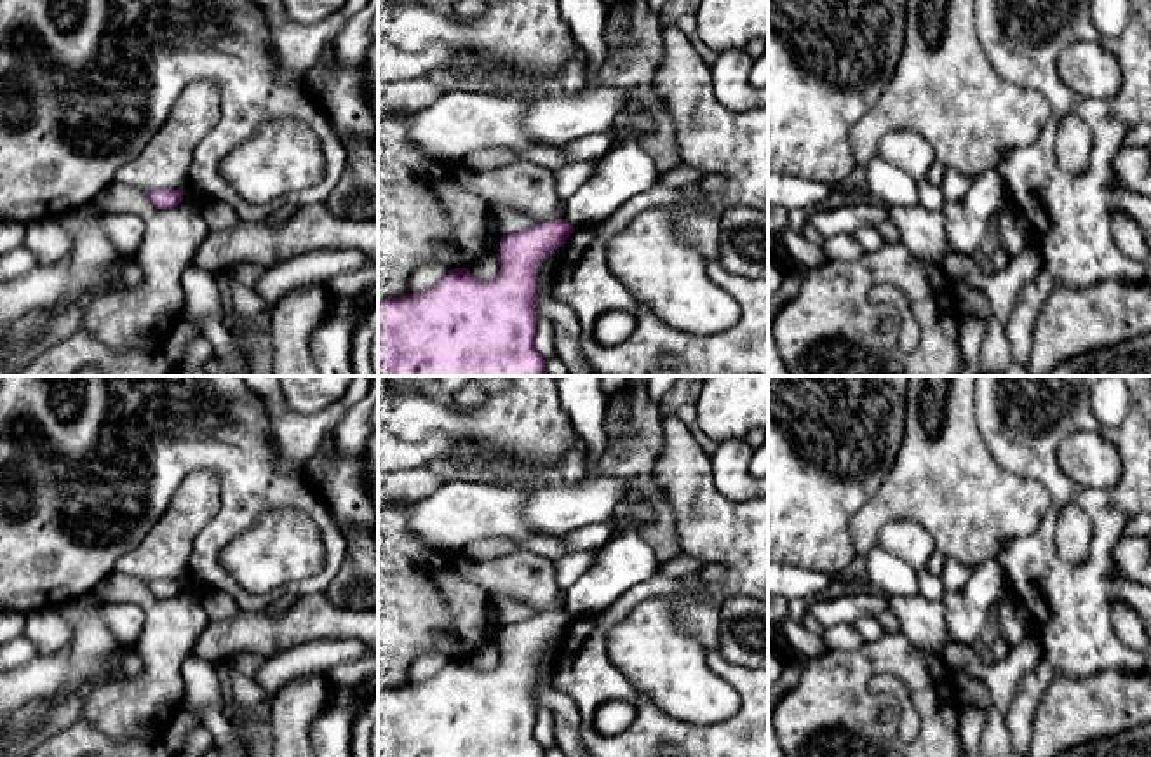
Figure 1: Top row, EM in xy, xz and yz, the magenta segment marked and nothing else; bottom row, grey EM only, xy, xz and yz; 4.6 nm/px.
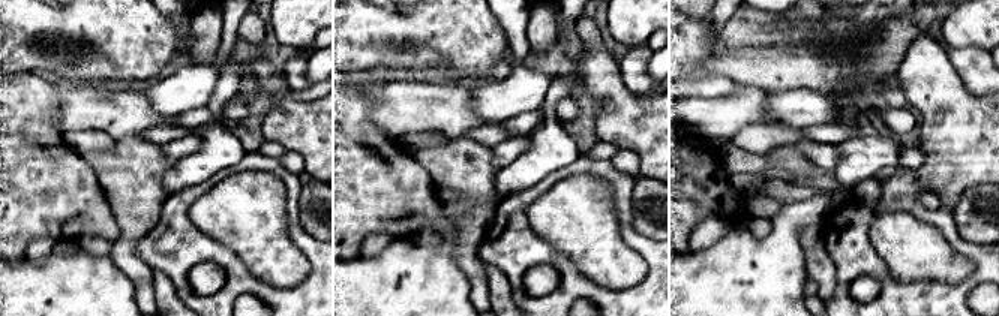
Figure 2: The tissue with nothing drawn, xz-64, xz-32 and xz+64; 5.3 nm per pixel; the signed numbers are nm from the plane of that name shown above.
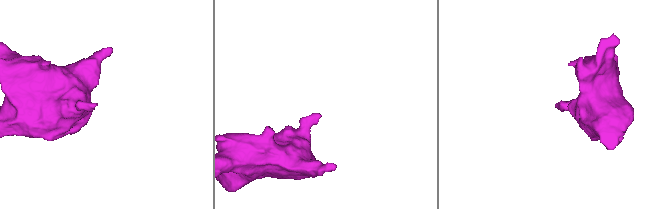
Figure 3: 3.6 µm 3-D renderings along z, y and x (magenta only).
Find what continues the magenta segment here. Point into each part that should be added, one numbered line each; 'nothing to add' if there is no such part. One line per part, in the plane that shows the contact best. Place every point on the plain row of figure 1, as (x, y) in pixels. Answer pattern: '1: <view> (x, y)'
nothing to add

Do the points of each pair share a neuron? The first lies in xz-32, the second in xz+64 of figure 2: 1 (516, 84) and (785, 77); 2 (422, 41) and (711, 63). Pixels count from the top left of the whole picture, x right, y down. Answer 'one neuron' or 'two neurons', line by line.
1: two neurons
2: two neurons

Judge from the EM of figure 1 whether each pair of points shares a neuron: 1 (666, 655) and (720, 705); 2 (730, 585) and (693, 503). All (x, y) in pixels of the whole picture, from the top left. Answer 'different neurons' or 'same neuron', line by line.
1: same neuron
2: same neuron

